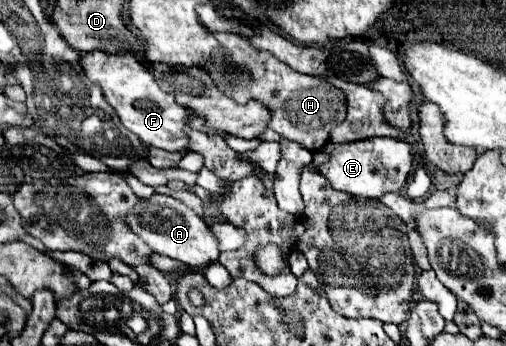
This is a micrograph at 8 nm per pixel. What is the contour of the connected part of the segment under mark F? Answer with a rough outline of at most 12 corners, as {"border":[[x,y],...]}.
{"border":[[82,54],[120,122],[144,144],[186,148],[190,112],[134,54]]}

